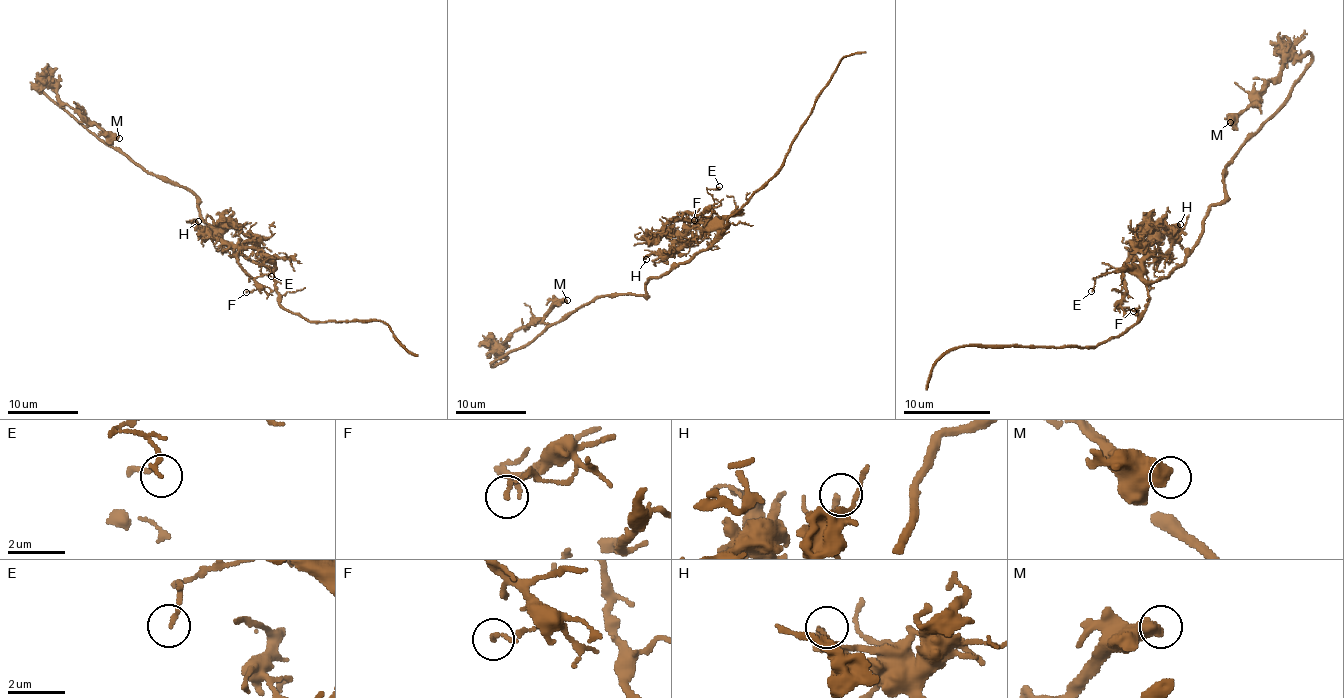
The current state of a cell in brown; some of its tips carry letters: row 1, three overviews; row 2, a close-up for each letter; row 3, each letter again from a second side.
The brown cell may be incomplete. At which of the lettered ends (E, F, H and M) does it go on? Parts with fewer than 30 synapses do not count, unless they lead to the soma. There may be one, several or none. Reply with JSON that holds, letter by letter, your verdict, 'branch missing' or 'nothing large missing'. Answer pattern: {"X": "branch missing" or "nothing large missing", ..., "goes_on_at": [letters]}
{"E": "nothing large missing", "F": "nothing large missing", "H": "nothing large missing", "M": "nothing large missing", "goes_on_at": []}

